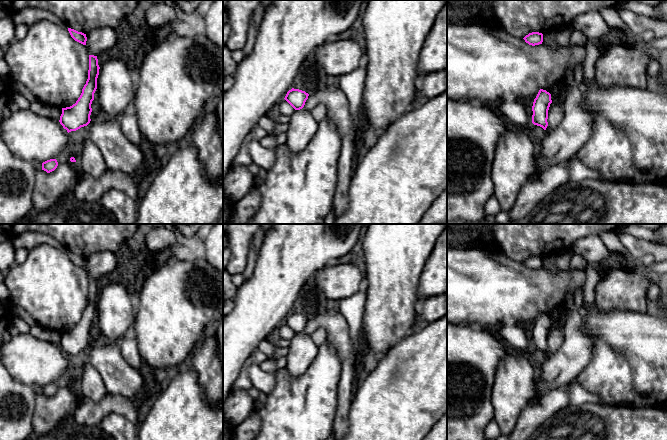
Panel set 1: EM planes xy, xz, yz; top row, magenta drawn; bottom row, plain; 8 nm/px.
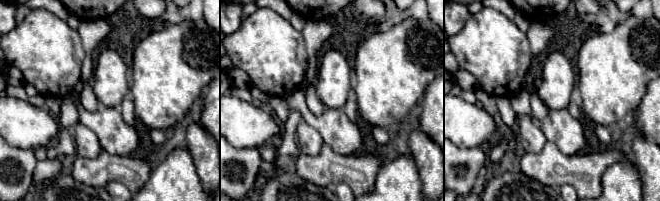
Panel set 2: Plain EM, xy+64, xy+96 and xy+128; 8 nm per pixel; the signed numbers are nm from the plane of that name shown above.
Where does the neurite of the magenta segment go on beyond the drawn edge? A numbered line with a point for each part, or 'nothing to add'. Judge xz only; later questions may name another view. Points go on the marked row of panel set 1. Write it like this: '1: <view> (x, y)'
nothing to add

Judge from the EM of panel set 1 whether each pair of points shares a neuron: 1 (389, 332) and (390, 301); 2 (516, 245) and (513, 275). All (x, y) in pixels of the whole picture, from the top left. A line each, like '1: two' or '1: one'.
1: one
2: two

